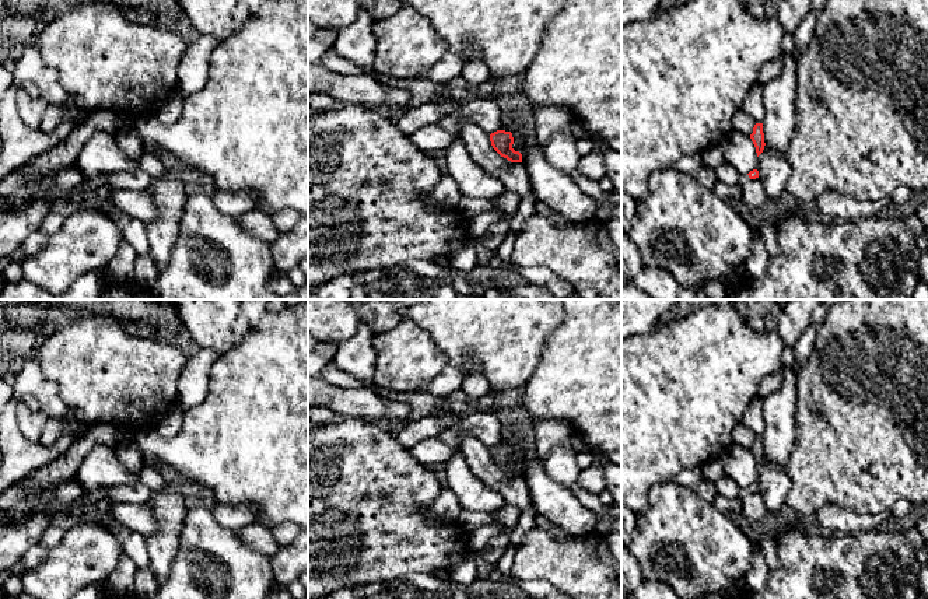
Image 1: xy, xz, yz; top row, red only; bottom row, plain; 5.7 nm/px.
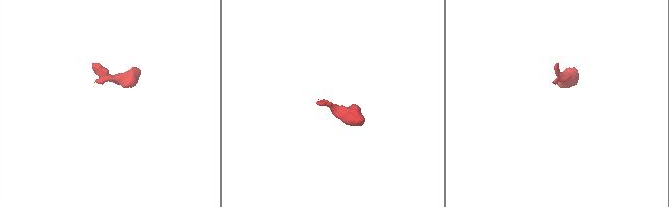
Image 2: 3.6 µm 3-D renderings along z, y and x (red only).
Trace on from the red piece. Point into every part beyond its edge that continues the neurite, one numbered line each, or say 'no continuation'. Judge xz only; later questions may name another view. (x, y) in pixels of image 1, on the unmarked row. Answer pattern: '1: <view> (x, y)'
no continuation

